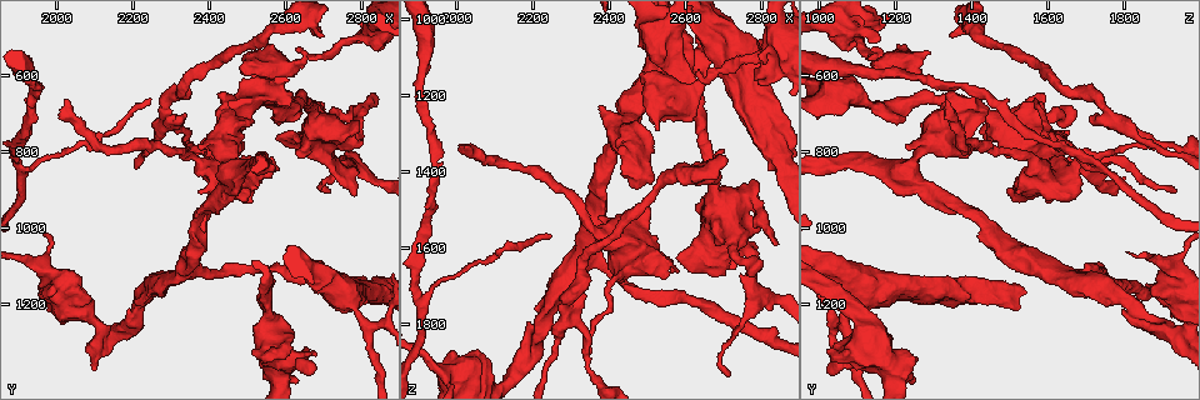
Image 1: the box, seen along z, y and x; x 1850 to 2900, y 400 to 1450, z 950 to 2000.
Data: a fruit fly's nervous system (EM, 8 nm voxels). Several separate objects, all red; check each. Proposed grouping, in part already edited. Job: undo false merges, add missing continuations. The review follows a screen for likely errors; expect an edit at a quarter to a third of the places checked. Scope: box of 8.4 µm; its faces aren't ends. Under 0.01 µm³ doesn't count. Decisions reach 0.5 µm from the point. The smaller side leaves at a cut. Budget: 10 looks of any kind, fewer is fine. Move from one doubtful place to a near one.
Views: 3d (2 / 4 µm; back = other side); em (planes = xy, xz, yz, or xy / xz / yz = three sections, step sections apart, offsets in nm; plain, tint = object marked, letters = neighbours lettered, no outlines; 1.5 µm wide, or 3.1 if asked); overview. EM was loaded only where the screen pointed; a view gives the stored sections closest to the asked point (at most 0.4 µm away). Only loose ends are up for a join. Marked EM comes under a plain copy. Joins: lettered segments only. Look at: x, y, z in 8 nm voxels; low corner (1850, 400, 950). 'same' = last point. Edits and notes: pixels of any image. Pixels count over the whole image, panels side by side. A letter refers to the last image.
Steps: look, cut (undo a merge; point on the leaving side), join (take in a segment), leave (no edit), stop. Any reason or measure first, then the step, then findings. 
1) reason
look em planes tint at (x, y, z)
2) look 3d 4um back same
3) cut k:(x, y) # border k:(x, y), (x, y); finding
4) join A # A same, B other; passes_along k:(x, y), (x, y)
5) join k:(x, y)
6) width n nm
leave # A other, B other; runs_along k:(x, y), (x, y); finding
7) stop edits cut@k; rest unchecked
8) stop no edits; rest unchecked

free end
look 3d 2um at (2430, 660, 1350)

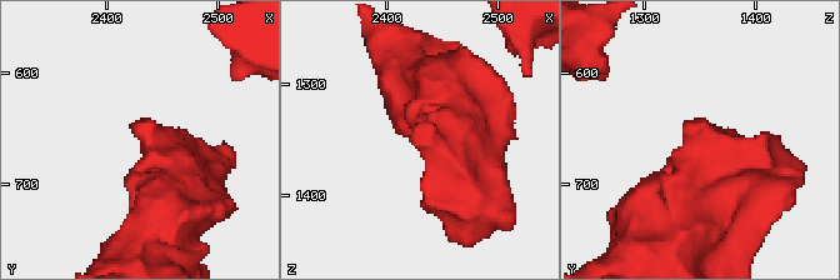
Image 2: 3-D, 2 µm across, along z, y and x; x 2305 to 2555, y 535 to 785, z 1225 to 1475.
look em xz step 8 letters at (2422, 656, 1348)

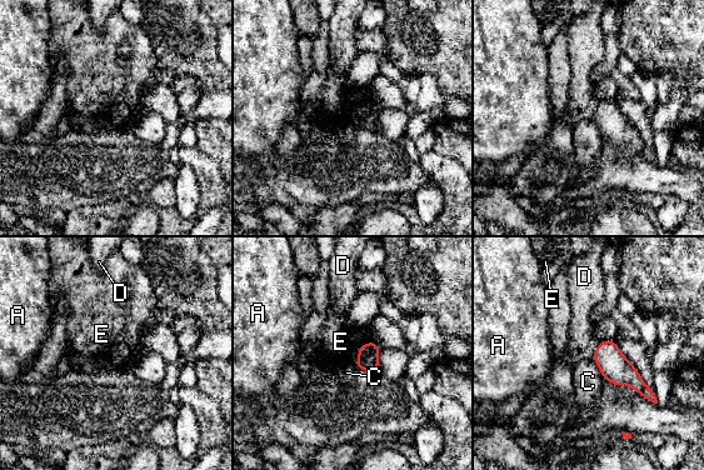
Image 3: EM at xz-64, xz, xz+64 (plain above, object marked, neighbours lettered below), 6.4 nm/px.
leave # A other, C other, D other, E other; border 3:(592, 358), (603, 378); none of them fits

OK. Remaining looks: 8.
a narrow waist
look em xy step 8 tint at (2420, 1125, 1680)

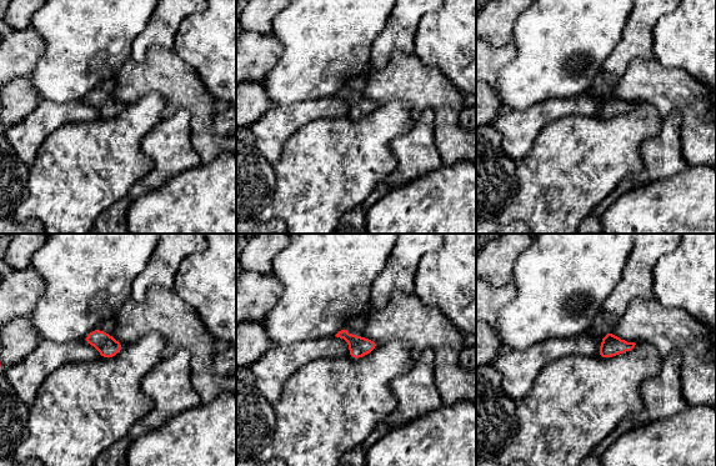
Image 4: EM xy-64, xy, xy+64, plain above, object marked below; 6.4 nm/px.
look em xz step 8 letters same

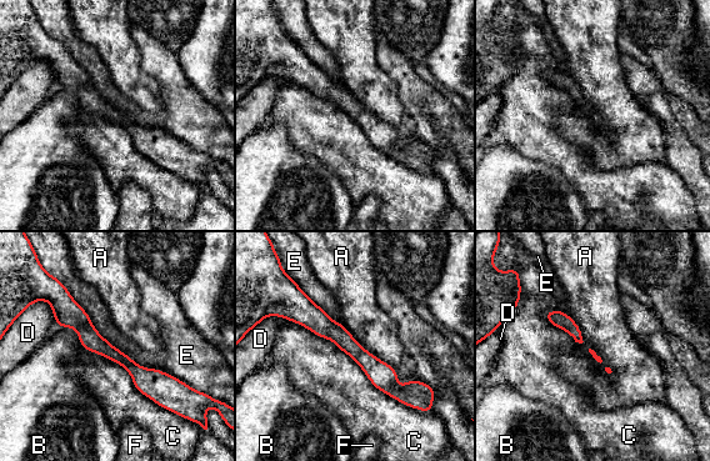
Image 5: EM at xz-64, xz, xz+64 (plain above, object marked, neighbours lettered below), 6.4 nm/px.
leave # A other, B other, C other, D other, E other, F other; one cell here

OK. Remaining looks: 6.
stops while still wide
look em planes letters at (2715, 750, 1650)

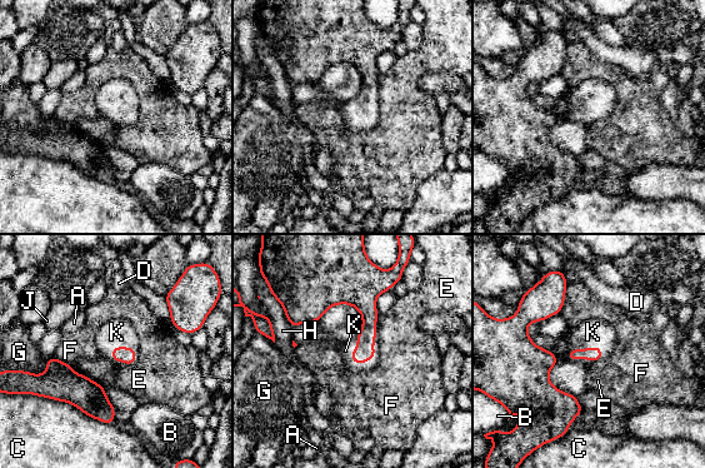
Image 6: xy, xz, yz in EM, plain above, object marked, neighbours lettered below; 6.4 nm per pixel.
join K # A other, B other, C other, D other, E other, F other, G other, H other, J other, K same; passes_along 6:(366, 305), (373, 343), (345, 350); it goes on there

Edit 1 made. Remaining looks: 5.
stop edits join@6; rest unchecked

